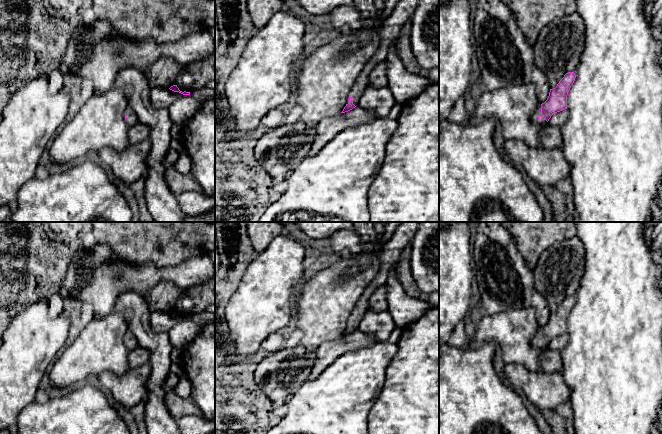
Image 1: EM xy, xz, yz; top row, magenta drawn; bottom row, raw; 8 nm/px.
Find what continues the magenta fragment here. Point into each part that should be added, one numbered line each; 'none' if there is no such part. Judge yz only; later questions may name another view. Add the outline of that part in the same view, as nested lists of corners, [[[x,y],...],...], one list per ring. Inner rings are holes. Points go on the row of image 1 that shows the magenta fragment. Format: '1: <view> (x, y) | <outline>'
1: yz (534, 118) | [[[540,105],[539,108],[533,112],[533,114],[531,116],[531,120],[535,123],[540,124],[540,125],[545,125],[547,123],[546,120],[540,120],[537,118],[537,116],[541,114],[541,107],[542,106]]]

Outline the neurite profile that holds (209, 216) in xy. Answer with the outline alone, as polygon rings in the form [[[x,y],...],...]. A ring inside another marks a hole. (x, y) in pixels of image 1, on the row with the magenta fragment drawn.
[[[215,208],[197,216],[185,215],[183,222],[215,222]]]

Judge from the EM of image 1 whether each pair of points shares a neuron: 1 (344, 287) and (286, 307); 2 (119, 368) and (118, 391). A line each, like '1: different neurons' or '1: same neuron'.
1: different neurons
2: different neurons

